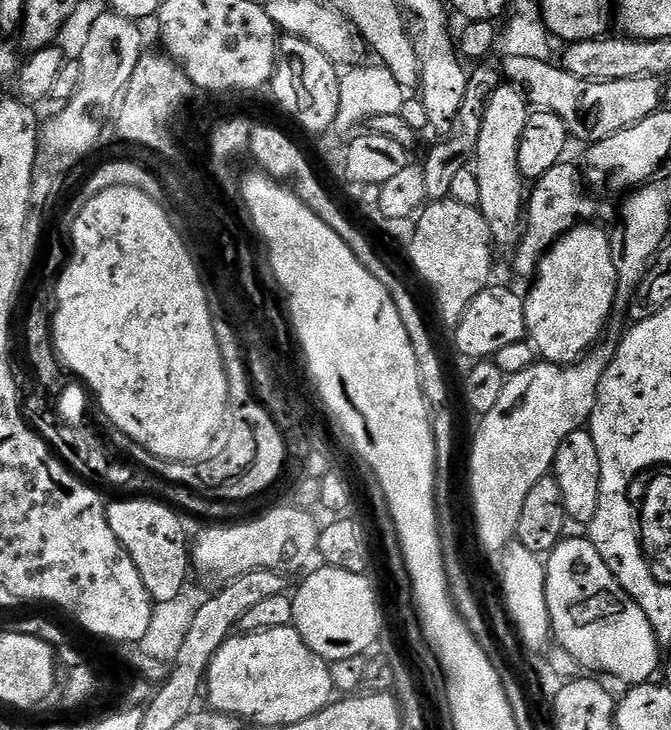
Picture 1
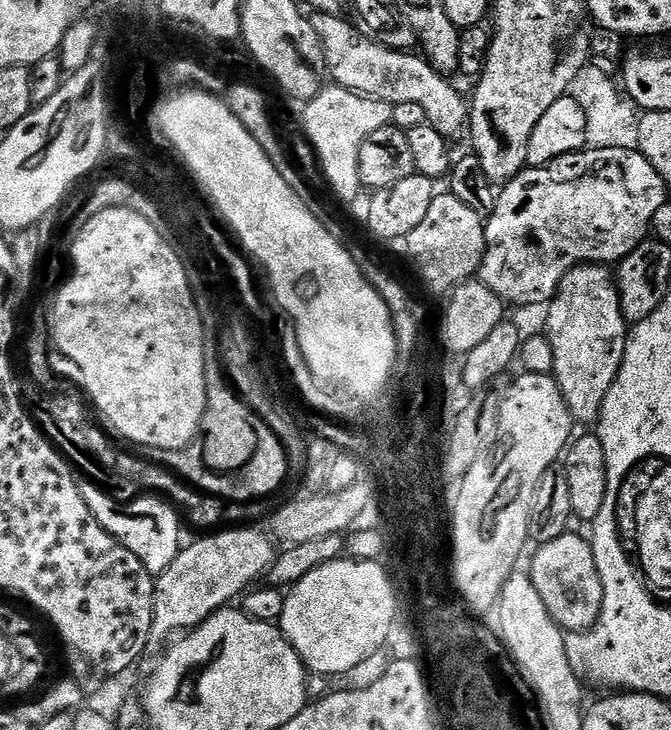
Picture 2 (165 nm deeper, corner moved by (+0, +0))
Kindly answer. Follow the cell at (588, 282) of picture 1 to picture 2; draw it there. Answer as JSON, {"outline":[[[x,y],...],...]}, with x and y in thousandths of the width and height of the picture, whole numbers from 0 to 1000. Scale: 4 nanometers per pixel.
{"outline":[[[863,362],[851,367],[838,381],[835,396],[814,418],[817,434],[811,438],[809,453],[820,468],[820,479],[826,485],[821,514],[829,527],[838,534],[838,545],[849,562],[854,577],[860,582],[887,582],[894,573],[897,551],[903,551],[903,540],[909,540],[909,529],[915,529],[915,518],[921,518],[921,507],[927,501],[927,490],[933,479],[939,445],[930,440],[924,423],[924,401],[918,397],[914,374],[905,366],[891,362]]]}

